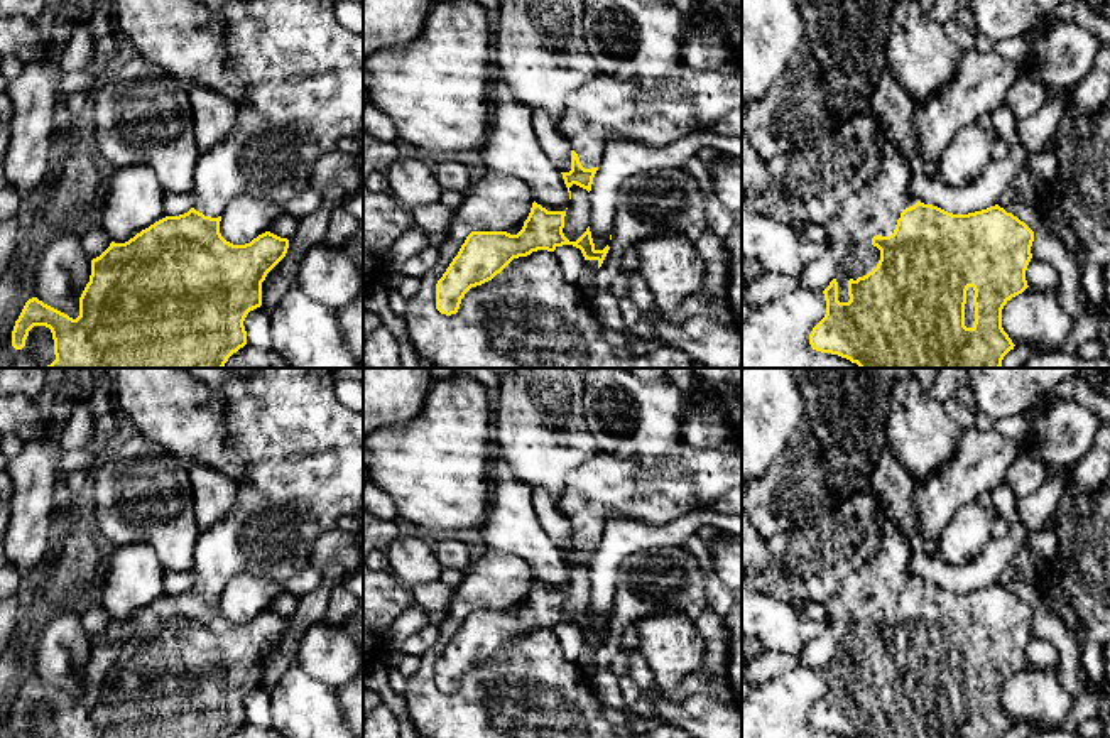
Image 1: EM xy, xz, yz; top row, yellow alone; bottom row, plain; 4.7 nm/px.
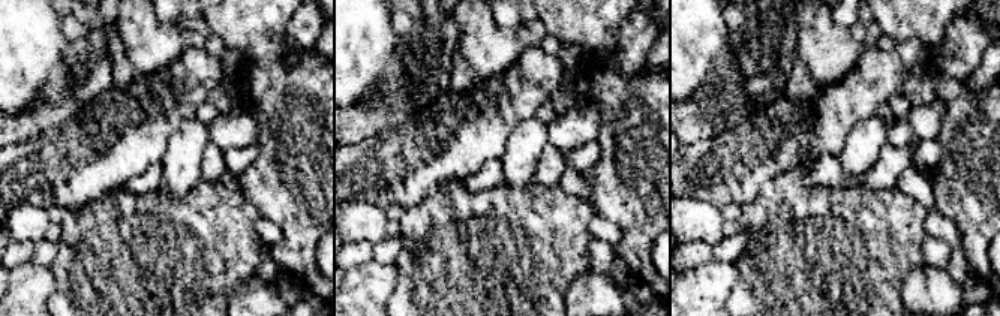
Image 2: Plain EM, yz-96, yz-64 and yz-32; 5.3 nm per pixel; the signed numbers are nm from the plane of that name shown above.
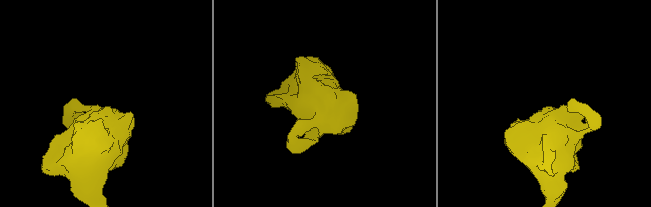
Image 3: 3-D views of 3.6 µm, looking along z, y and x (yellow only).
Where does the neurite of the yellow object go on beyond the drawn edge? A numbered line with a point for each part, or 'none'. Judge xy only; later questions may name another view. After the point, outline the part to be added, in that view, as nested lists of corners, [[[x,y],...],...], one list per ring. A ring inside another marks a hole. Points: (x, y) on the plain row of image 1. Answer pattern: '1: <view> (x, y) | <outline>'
1: xy (303, 450) | [[[257,368],[247,378],[230,380],[226,392],[226,424],[228,448],[245,459],[245,473],[235,480],[237,507],[235,510],[199,532],[199,542],[194,547],[193,569],[196,574],[194,588],[204,594],[218,596],[228,581],[235,576],[258,576],[282,583],[299,571],[311,566],[309,549],[328,530],[338,527],[338,520],[346,513],[358,513],[363,507],[363,412],[345,407],[335,395],[335,377],[331,368]]]

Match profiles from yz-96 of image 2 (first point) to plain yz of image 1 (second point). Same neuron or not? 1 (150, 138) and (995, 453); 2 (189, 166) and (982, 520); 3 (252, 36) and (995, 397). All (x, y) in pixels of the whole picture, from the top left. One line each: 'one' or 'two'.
1: one
2: one
3: one

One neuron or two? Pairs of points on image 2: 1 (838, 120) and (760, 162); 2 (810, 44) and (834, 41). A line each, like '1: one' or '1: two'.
1: one
2: one

